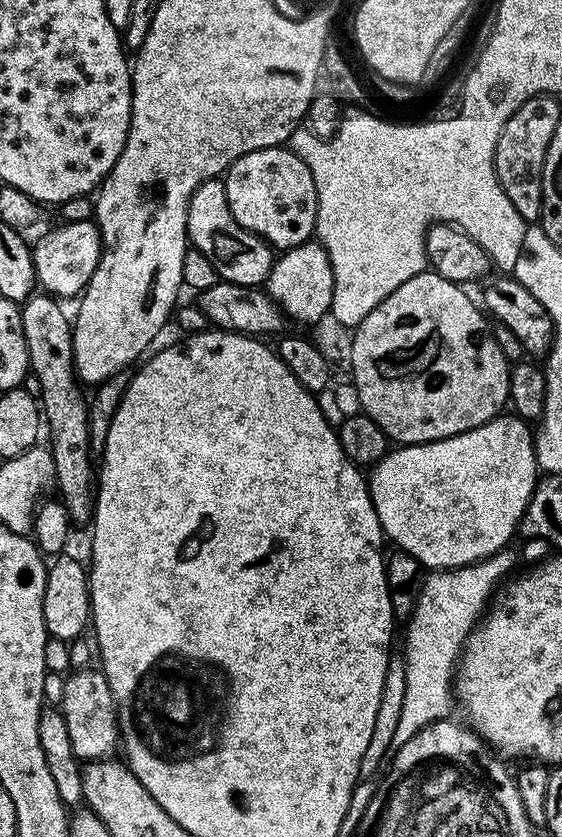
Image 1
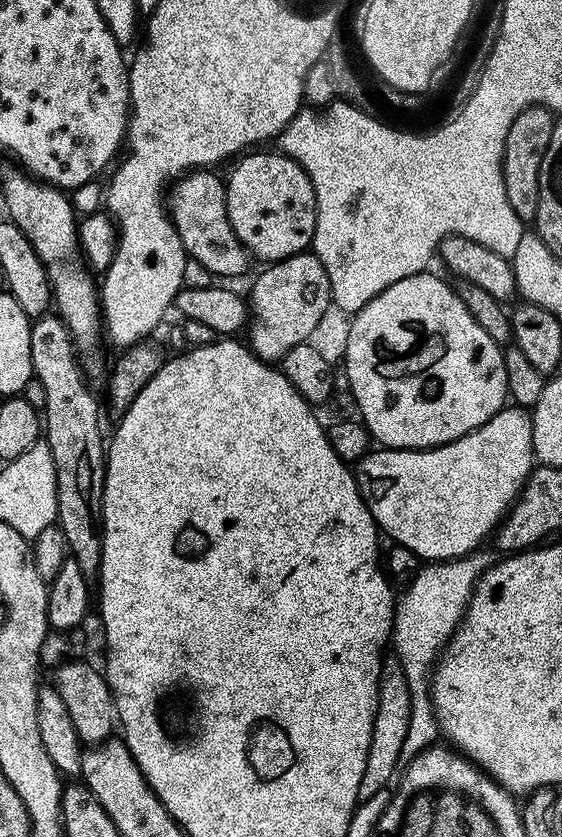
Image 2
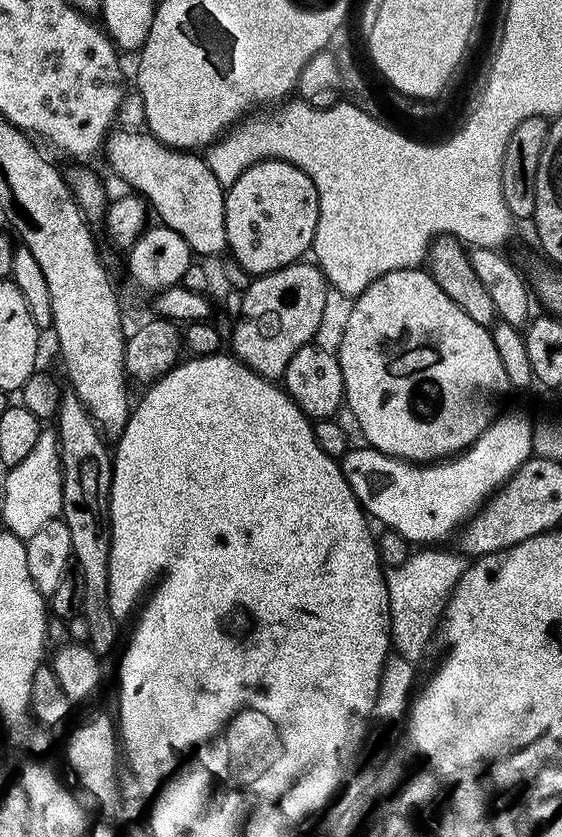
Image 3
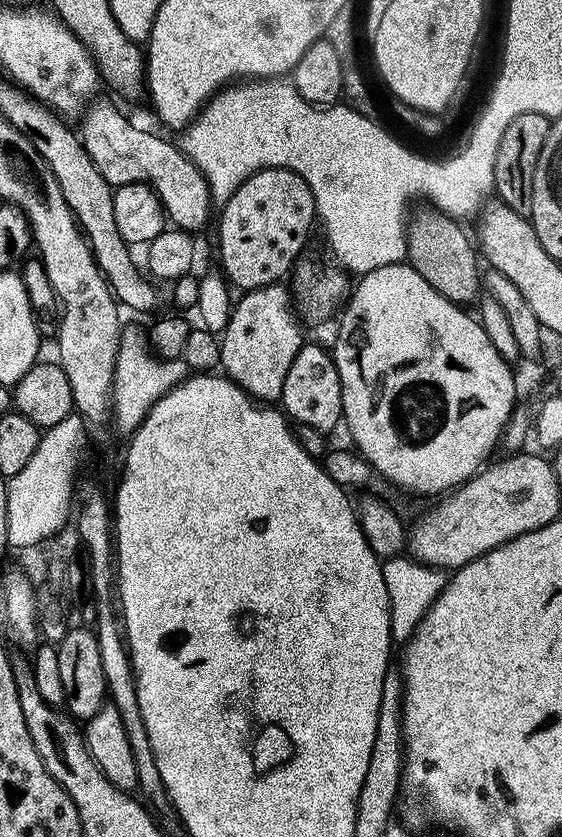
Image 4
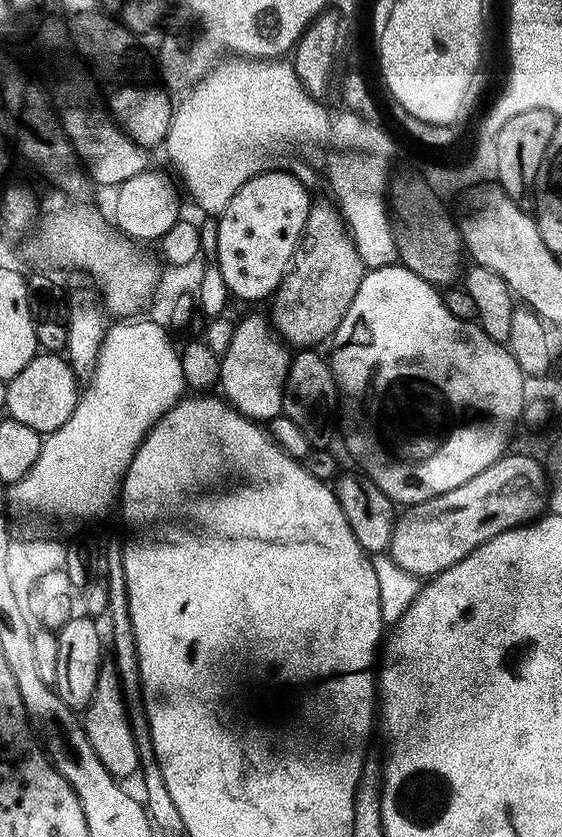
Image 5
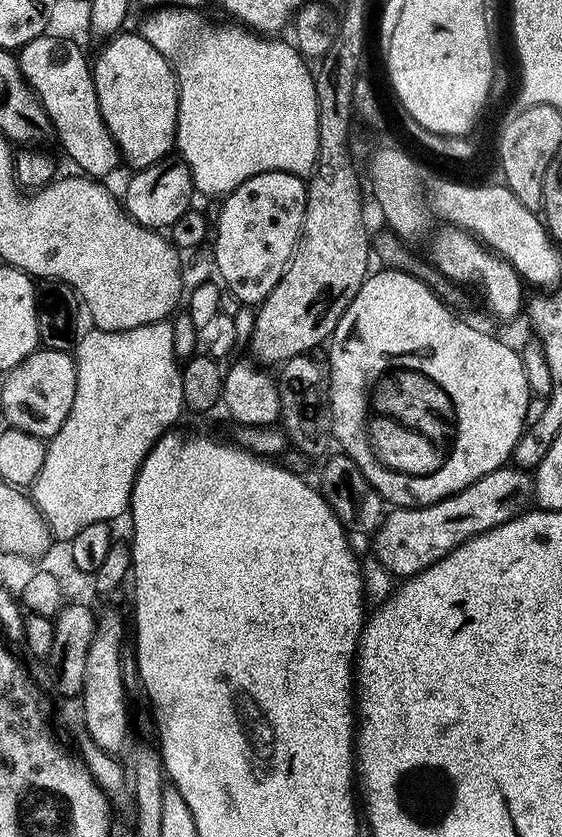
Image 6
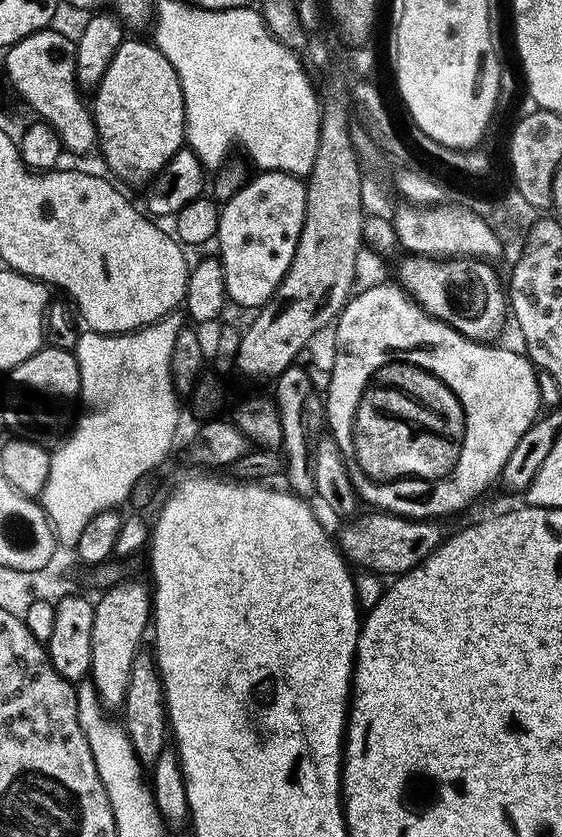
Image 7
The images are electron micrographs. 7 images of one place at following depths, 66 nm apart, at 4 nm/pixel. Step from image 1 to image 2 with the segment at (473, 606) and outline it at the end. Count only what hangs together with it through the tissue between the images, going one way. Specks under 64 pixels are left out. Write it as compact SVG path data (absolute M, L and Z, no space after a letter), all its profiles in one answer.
M479 548L456 560L425 563L411 577L404 594L397 599L393 613L392 648L400 656L400 666L407 676L411 690L410 726L403 746L401 761L409 764L418 753L433 745L439 735L439 724L433 710L430 679L433 668L448 641L459 628L465 606L472 596L473 587L488 568L499 561L499 553L490 548Z

